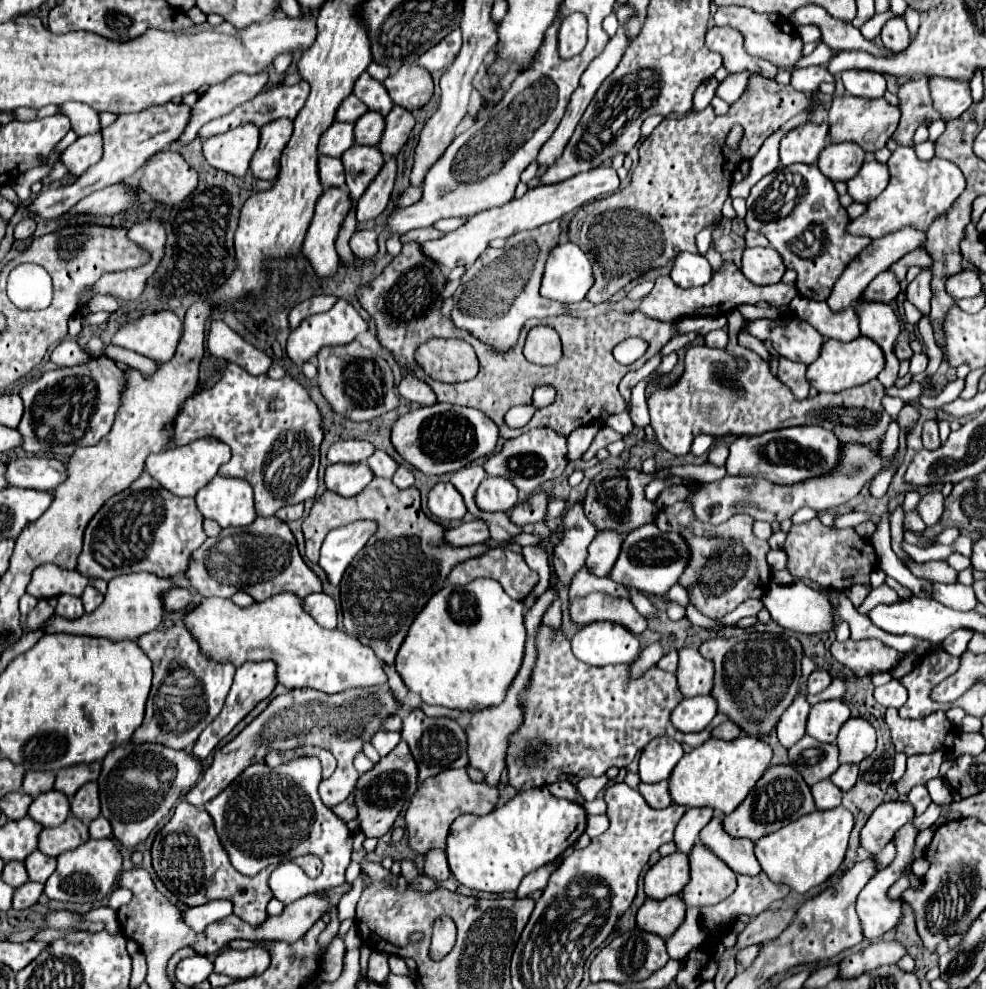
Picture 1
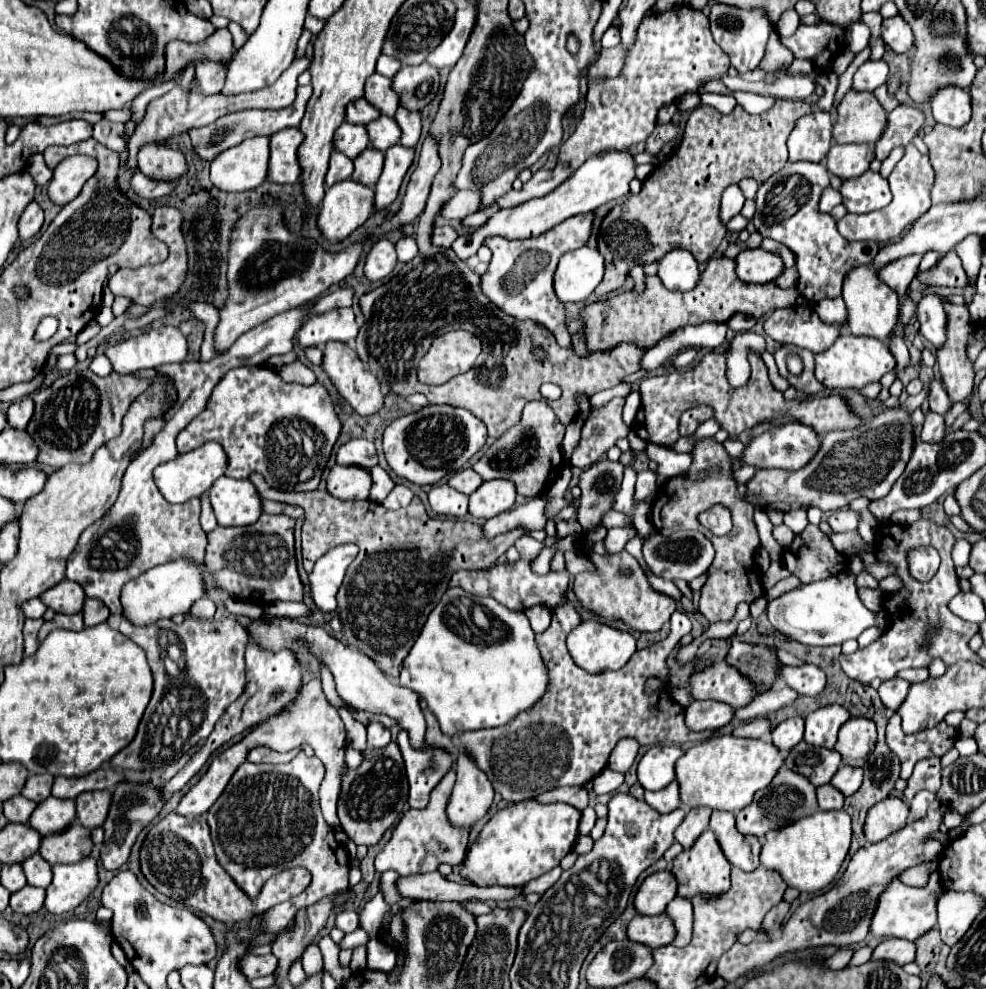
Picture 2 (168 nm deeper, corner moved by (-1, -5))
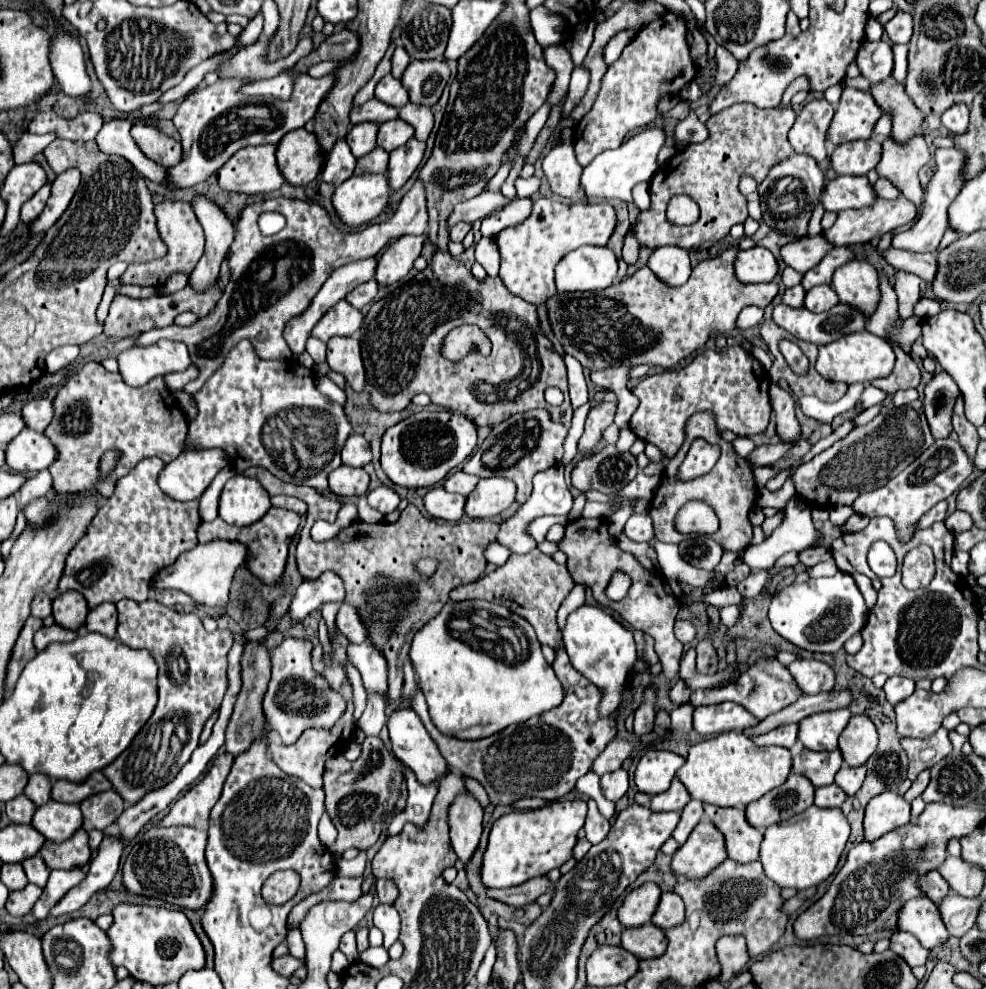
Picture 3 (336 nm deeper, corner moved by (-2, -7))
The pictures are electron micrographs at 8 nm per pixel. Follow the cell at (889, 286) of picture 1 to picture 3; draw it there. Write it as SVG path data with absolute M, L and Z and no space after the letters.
M938 149L934 159L936 159L938 169L924 189L926 201L924 201L922 217L910 229L906 229L906 231L902 231L900 235L894 237L894 241L892 241L894 247L916 251L916 253L934 253L940 245L940 239L942 239L944 231L948 229L948 207L966 183L966 153L960 151L960 149Z

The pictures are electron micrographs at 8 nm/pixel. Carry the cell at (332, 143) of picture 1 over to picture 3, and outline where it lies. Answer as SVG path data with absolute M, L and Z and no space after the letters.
M360 123L360 125L352 127L352 131L346 135L346 141L348 141L354 157L362 157L376 147L378 127L380 127L378 123Z

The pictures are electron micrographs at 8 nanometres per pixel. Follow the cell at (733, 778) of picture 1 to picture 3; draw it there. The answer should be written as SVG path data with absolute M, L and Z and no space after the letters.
M730 731L690 747L686 763L678 769L692 799L718 807L746 807L768 791L780 787L792 769L792 755L784 747L756 747L744 733Z

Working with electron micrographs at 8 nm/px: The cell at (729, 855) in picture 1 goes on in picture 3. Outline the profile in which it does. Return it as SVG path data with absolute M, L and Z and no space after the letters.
M704 803L704 813L708 819L712 819L714 825L718 825L722 835L726 837L726 851L730 859L740 863L758 859L762 831L758 831L746 821L744 809L716 807L710 803Z

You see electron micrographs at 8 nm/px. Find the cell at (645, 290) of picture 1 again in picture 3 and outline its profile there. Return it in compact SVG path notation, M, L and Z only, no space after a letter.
M631 231L626 234L624 239L622 258L628 265L633 265L637 262L639 257L639 244Z

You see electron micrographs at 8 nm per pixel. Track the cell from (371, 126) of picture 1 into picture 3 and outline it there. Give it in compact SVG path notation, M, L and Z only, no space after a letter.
M392 119L392 121L380 125L378 145L390 153L390 151L402 147L402 145L404 145L408 139L412 139L412 137L414 137L412 125L408 125L408 123L402 121L402 119Z

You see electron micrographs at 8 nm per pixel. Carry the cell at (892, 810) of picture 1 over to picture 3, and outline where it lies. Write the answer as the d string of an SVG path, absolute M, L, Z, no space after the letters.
M880 793L866 805L864 815L864 839L876 841L882 835L902 827L910 821L910 803L898 793Z

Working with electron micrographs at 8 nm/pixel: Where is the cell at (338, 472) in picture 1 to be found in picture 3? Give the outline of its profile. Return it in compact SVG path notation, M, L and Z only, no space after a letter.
M340 465L332 473L328 473L328 483L330 483L332 493L344 495L344 497L364 495L368 489L368 481L370 481L368 473L364 469L356 469L356 467Z

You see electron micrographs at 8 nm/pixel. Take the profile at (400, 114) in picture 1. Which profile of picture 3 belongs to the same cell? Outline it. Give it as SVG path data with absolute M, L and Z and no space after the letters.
M406 103L398 111L400 111L400 119L404 119L406 123L410 123L416 129L416 139L426 141L430 131L432 131L432 127L434 127L434 115L432 115L430 107Z

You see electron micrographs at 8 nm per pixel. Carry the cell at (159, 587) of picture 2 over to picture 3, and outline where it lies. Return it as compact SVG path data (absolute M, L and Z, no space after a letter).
M210 541L204 545L196 545L188 553L182 553L176 563L168 565L156 575L152 589L180 589L186 591L194 601L204 603L208 607L226 607L230 601L230 585L236 569L244 563L248 547L240 541Z

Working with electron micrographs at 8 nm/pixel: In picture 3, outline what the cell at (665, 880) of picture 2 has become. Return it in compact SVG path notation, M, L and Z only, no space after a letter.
M644 883L642 887L630 891L618 909L618 921L622 927L642 927L648 923L658 907L660 895L662 891L656 883Z

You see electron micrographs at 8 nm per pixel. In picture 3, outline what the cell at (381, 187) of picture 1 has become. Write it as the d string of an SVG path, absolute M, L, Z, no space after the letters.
M410 139L406 145L398 147L390 153L390 165L388 165L388 179L392 191L398 191L418 169L422 157L426 151L426 143L418 139Z

